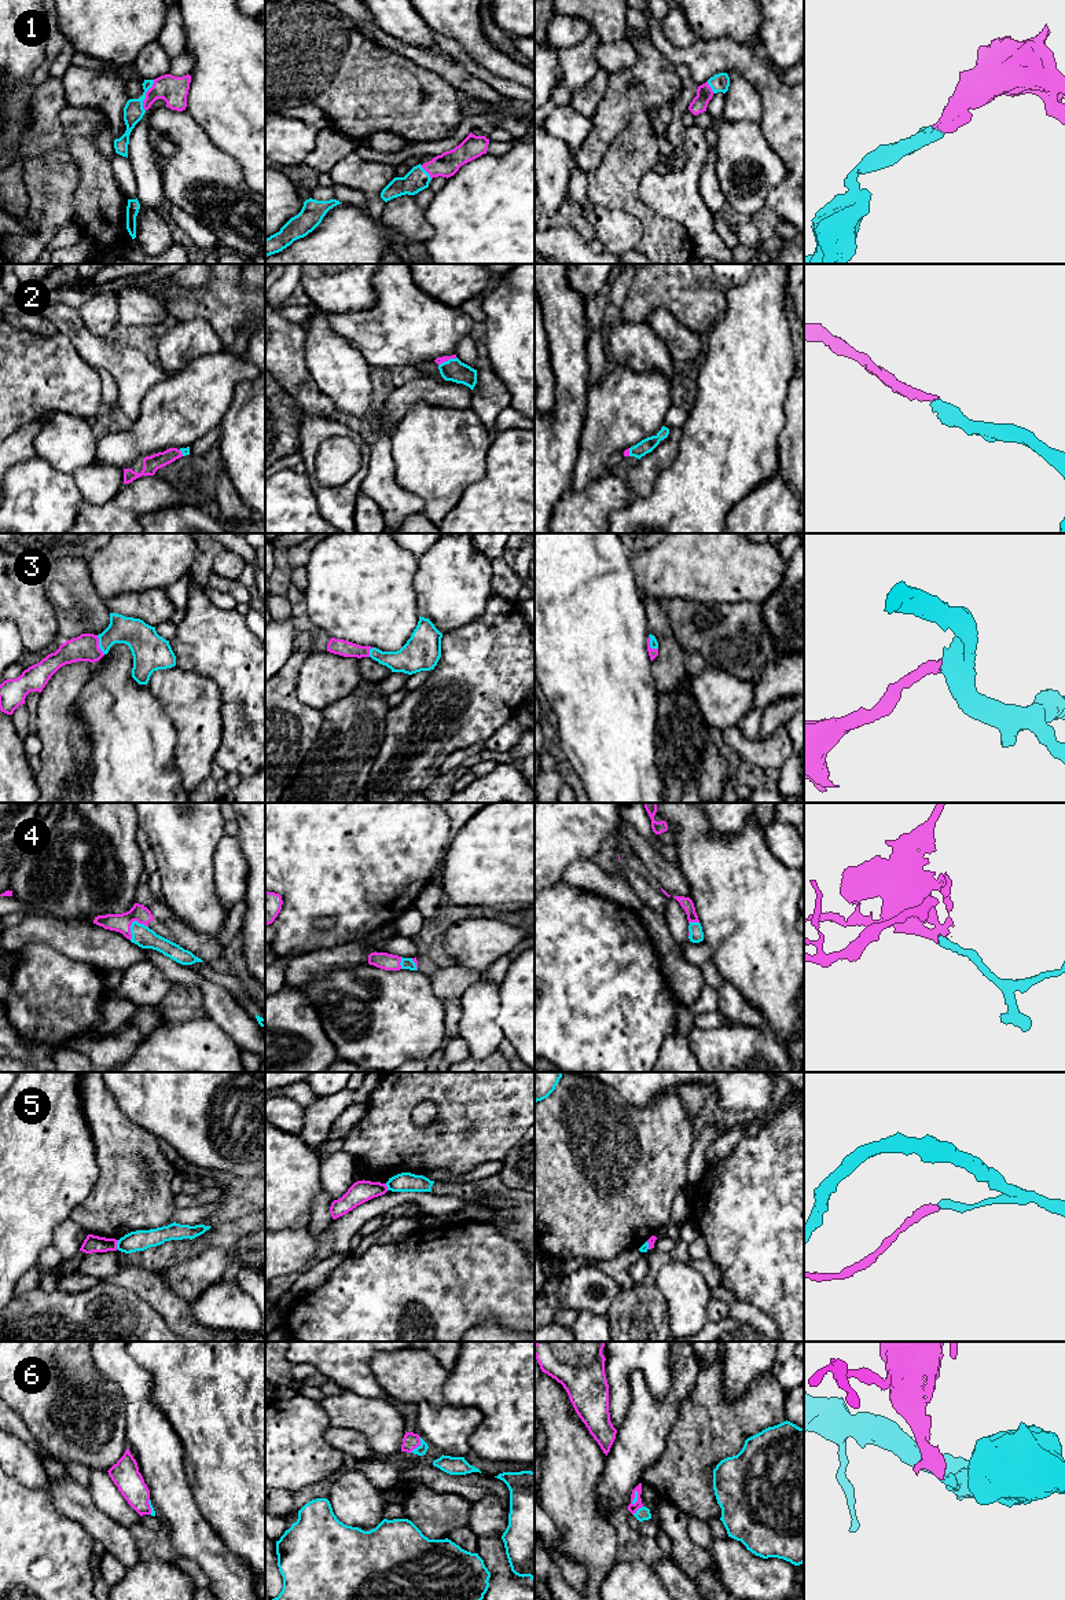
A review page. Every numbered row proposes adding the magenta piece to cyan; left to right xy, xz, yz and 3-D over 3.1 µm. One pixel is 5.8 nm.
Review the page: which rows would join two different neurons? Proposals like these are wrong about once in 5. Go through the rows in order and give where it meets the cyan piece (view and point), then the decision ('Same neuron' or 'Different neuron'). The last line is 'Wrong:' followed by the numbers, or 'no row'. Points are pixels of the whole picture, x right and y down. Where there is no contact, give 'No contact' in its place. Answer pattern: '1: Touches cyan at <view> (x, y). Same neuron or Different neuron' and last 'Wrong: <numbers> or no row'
1: Touches cyan at xy (144, 95). Same neuron
2: Touches cyan at xz (448, 360). Same neuron
3: Touches cyan at xy (99, 645). Same neuron
4: Touches cyan at xy (132, 924). Same neuron
5: Touches cyan at xy (117, 1244). Different neuron
6: Touches cyan at xz (418, 1446). Same neuron
Wrong: 5

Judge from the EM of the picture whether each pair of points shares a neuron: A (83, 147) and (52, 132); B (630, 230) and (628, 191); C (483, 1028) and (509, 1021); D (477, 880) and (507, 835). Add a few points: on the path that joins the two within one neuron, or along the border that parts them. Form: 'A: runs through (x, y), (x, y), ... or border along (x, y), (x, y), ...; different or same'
A: runs through (76, 147), (59, 139); same
B: border along (599, 204), (638, 220), (636, 246); different
C: border along (498, 993), (499, 1013), (496, 1024), (505, 1038); different
D: runs through (487, 869), (507, 846); same

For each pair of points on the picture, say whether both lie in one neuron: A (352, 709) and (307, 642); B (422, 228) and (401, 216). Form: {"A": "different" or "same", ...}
{"A": "different", "B": "same"}

